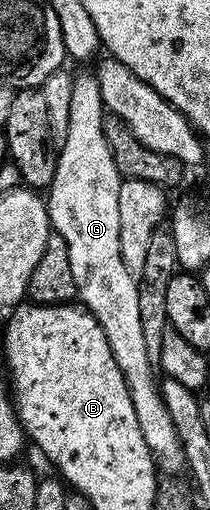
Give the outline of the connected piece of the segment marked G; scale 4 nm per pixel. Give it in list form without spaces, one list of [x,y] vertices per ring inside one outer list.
[[[93,72],[77,74],[72,83],[72,99],[69,100],[68,135],[60,142],[56,153],[58,162],[54,178],[45,198],[50,213],[53,232],[68,243],[68,260],[72,267],[72,279],[76,279],[77,300],[100,323],[112,347],[116,367],[124,375],[128,395],[132,399],[132,411],[136,411],[136,423],[140,423],[140,435],[148,443],[159,470],[174,475],[186,463],[186,456],[164,407],[159,384],[154,381],[155,362],[148,359],[144,347],[144,330],[140,323],[140,295],[135,274],[124,267],[120,255],[120,187],[123,176],[112,159],[110,144],[104,128],[104,106],[100,99],[100,83]]]

